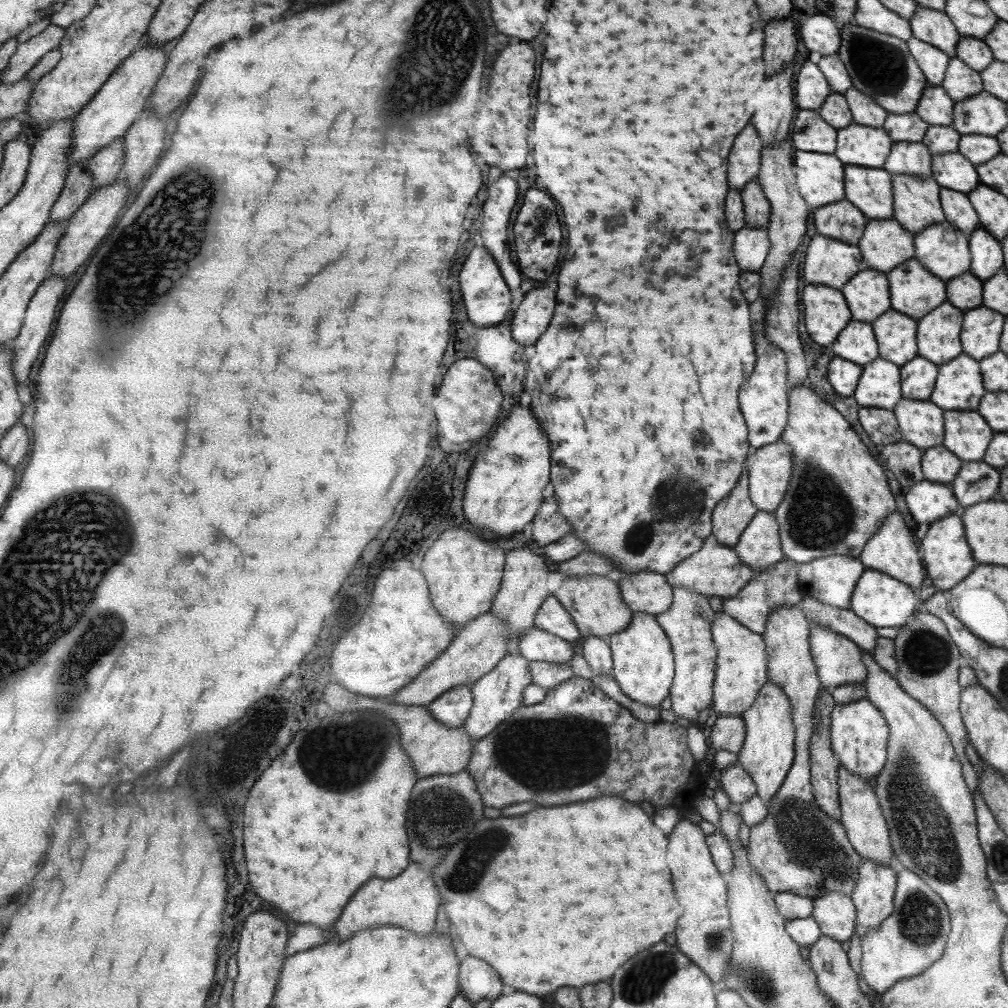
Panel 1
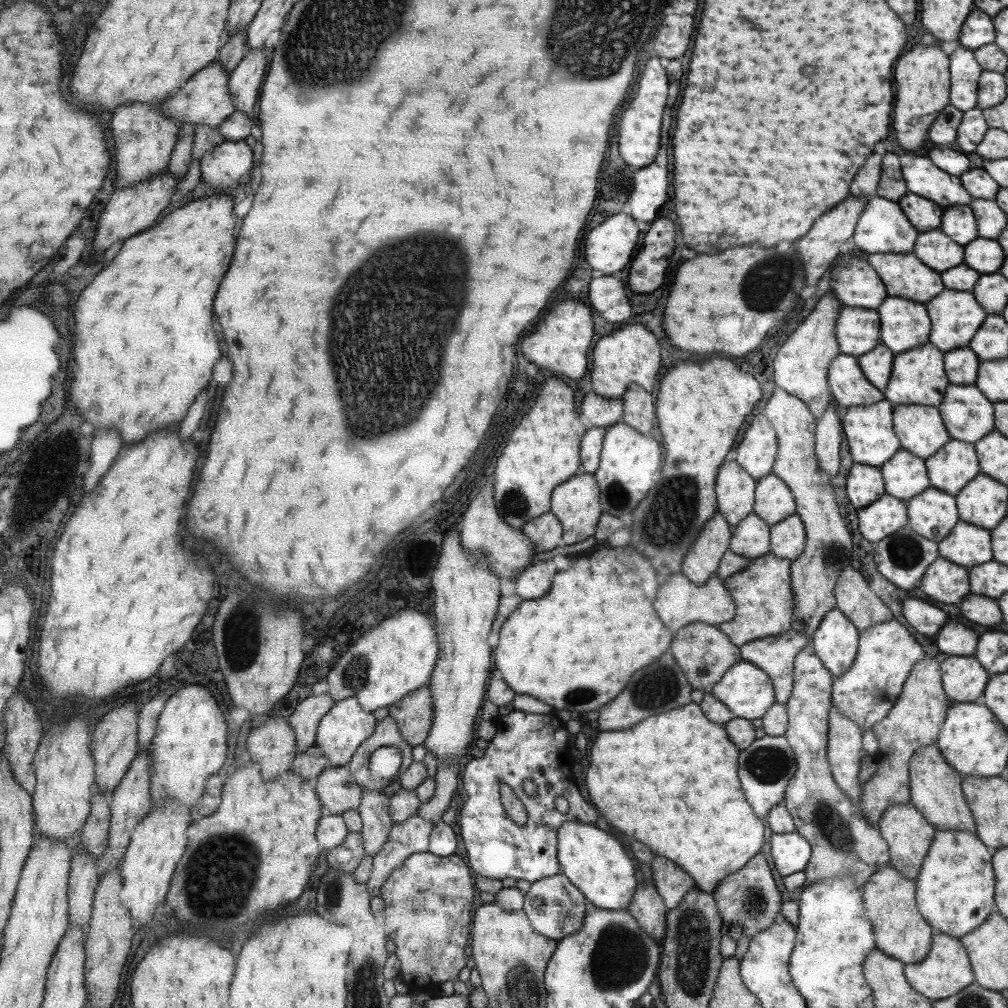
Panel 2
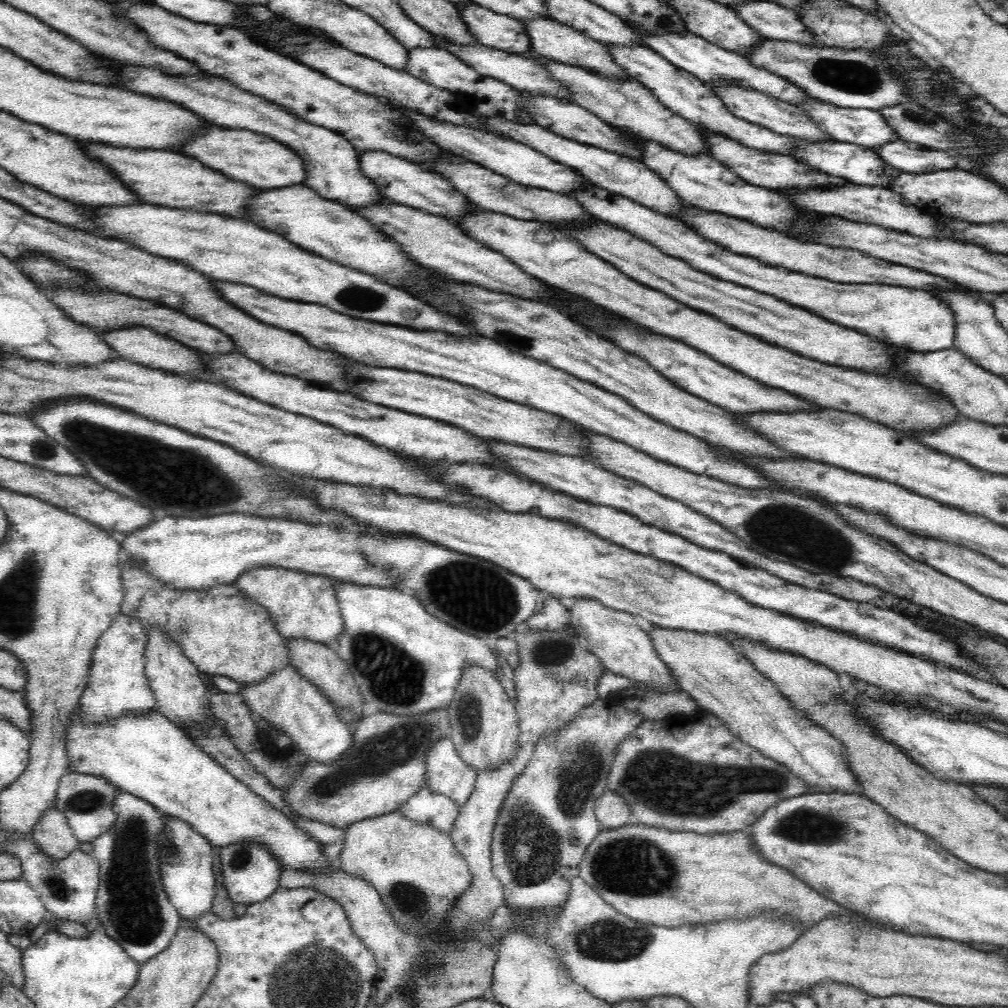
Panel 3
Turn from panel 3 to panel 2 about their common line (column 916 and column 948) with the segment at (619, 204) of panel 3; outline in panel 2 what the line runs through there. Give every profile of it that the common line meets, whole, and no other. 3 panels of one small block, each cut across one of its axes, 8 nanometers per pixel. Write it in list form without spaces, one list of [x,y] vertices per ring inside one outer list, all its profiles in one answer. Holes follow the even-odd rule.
[[[944,290],[938,297],[924,304],[931,317],[930,341],[945,354],[954,349],[968,347],[972,338],[982,328],[988,312],[980,306],[979,301],[970,292]]]

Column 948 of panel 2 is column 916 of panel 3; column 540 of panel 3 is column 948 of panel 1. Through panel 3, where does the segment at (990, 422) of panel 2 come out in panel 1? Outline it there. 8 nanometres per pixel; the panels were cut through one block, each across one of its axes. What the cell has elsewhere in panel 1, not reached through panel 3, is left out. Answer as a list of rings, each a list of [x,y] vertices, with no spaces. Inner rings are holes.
[[[945,220],[915,236],[914,258],[945,283],[970,270],[968,238],[952,223]]]

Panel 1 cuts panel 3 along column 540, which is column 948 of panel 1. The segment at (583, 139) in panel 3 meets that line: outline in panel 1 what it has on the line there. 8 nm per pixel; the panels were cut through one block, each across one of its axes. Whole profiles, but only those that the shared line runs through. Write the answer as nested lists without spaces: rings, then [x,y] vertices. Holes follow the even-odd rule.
[[[927,84],[915,113],[932,126],[954,126],[955,103],[943,86]]]

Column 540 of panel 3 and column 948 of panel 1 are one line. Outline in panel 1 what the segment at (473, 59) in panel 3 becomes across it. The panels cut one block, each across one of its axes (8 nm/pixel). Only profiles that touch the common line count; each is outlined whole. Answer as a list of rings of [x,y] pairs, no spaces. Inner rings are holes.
[[[958,57],[951,59],[942,86],[955,102],[984,91],[982,75]]]

